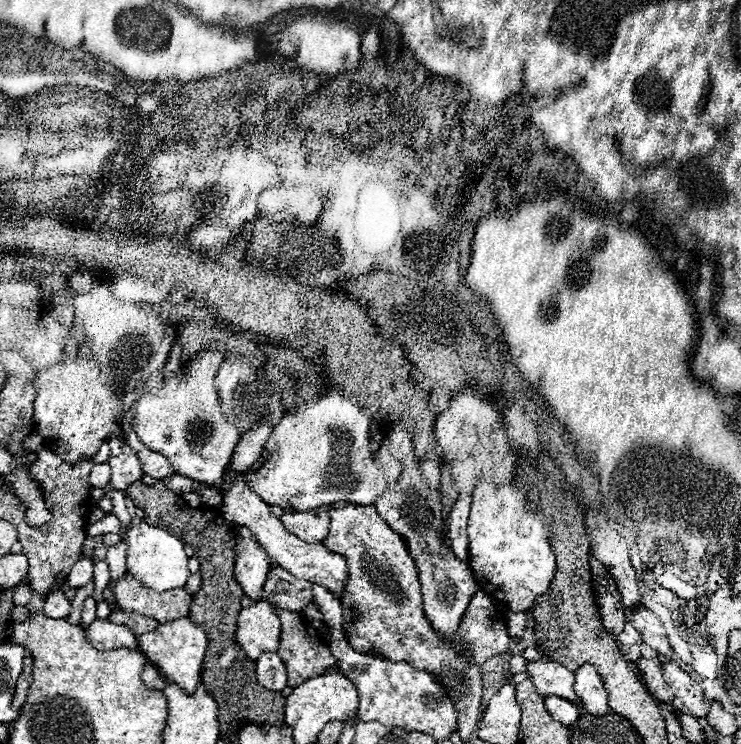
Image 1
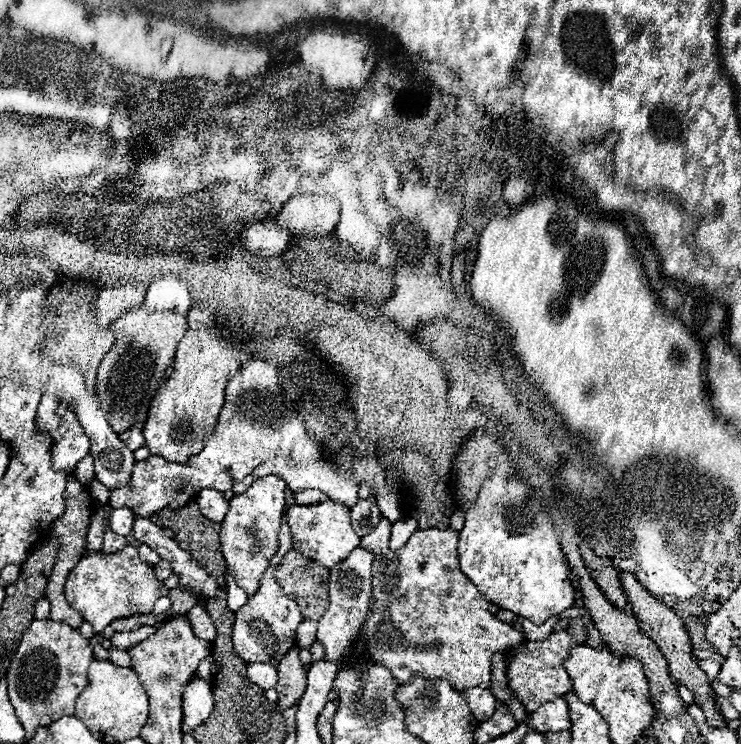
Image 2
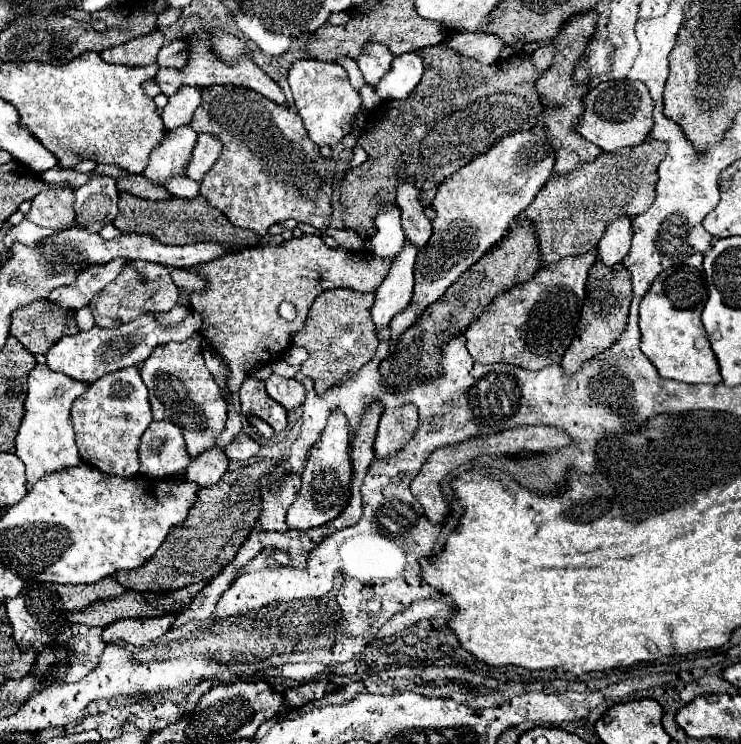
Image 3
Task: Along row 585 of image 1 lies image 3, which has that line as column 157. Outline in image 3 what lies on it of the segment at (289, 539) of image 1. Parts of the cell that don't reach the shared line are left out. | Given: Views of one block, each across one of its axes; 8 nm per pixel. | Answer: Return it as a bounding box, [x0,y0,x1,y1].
[46,310,202,384]

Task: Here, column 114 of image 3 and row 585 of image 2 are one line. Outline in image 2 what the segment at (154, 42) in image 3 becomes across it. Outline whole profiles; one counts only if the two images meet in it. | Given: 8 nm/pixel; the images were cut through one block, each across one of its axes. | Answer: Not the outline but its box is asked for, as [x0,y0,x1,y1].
[44,476,94,628]

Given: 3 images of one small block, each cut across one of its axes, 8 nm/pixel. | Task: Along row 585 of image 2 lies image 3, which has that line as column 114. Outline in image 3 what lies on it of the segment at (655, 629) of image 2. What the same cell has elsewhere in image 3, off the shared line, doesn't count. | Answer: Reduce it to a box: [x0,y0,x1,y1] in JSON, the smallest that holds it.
[104,614,176,646]

